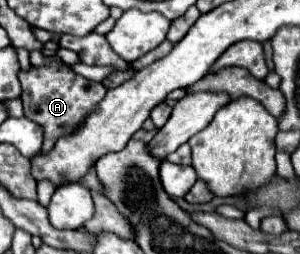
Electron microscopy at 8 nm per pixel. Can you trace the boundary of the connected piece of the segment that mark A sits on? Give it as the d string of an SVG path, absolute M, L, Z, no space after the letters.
M51 62L45 66L32 66L31 70L21 70L19 82L23 88L21 100L23 100L25 116L37 122L39 126L43 126L43 132L45 132L43 152L45 154L55 146L57 138L73 132L79 126L79 122L83 122L89 116L89 112L103 100L107 92L107 88L101 82L91 82L75 74L63 62Z

